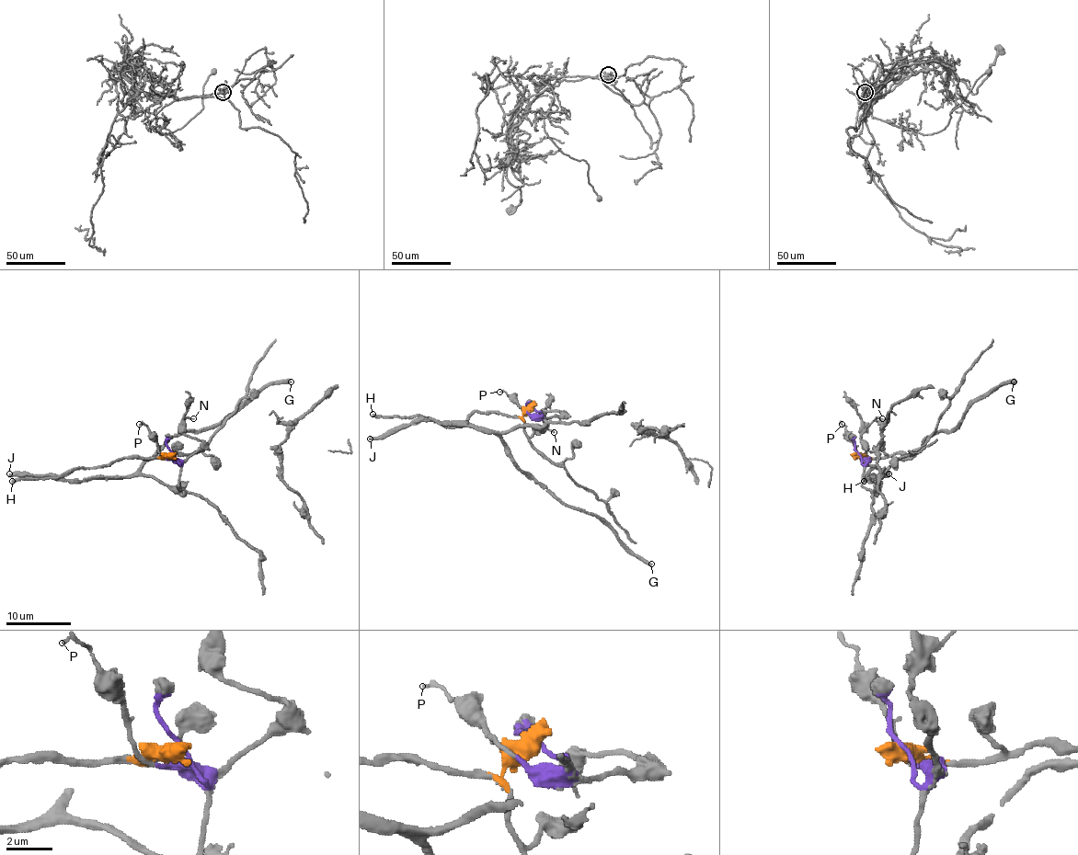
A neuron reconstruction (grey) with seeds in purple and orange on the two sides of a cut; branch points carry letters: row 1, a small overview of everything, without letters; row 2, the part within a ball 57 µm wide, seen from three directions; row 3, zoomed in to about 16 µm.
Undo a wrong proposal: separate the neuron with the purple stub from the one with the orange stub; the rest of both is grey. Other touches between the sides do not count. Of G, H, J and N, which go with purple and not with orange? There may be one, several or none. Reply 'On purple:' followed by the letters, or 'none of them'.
On purple: G, J, N

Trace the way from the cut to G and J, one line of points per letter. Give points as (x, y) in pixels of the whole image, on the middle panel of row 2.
G: (533, 408), (543, 425), (501, 436), (510, 460), (563, 502), (595, 513), (652, 564)
J: (533, 408), (542, 413), (543, 425), (519, 426), (504, 432), (415, 421), (370, 438)

